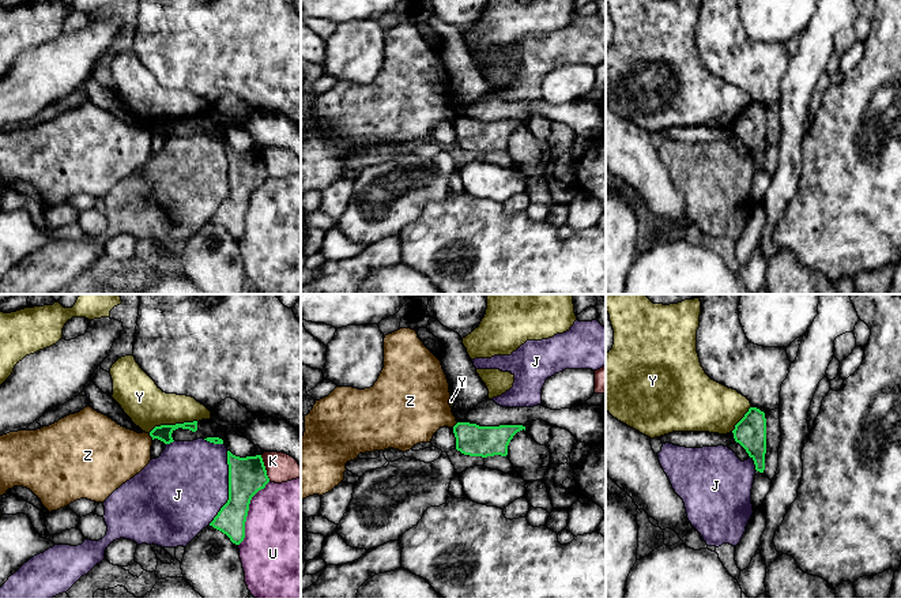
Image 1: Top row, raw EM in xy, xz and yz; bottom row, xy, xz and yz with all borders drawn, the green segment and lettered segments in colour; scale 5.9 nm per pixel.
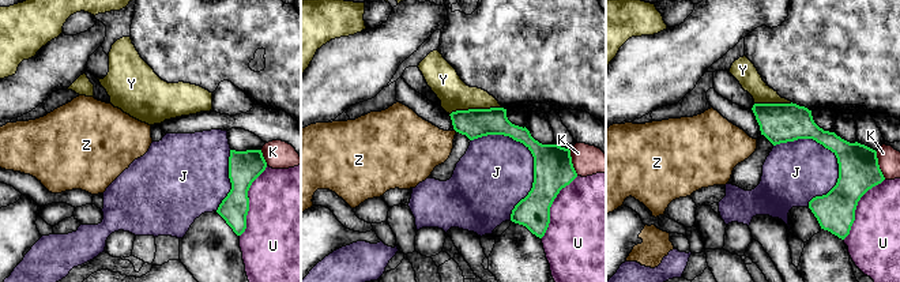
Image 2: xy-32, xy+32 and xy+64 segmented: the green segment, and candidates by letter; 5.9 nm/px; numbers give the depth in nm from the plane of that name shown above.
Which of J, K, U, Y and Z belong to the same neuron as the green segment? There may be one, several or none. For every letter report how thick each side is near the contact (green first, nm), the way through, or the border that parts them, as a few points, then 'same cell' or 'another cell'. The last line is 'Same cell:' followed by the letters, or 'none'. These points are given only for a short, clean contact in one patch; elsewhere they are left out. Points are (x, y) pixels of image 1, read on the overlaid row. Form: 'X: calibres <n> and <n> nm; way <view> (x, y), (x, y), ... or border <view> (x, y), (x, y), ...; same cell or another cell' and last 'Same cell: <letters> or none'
J: calibres 220 and 480 nm; another cell
K: calibres 220 and 180 nm; another cell
U: calibres 220 and 480 nm; another cell
Y: calibres 90 and 240 nm; border xy (198, 421), (161, 424), (149, 432); another cell
Z: calibres 90 and 340 nm; border xy (149, 433), (153, 439); another cell
Same cell: none

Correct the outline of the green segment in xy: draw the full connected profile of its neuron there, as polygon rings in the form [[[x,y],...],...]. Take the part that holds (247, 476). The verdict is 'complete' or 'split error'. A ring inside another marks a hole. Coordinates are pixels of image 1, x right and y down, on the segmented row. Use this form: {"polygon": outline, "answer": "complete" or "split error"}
{"polygon": [[[227,451],[229,500],[210,523],[240,545],[252,497],[269,482],[261,455],[240,458]]], "answer": "complete"}

